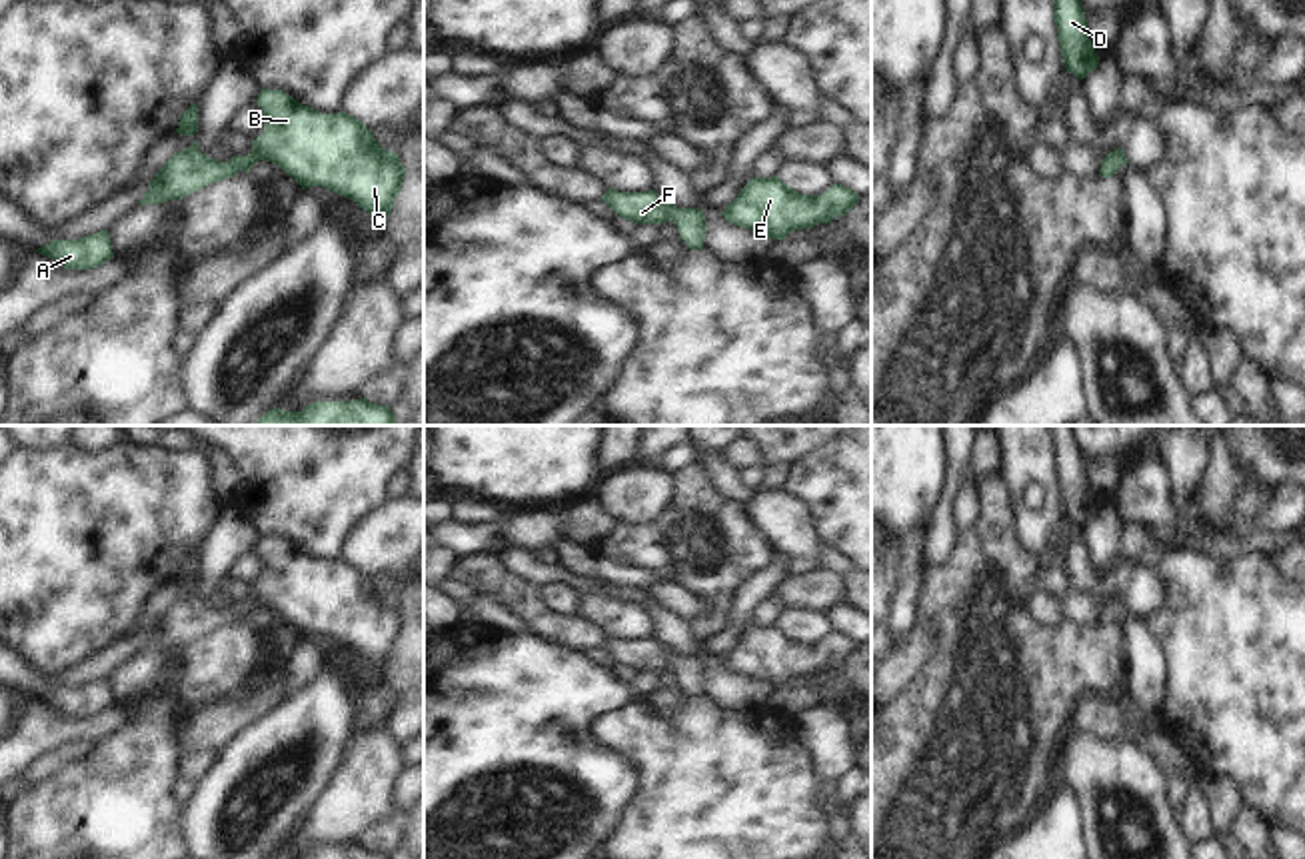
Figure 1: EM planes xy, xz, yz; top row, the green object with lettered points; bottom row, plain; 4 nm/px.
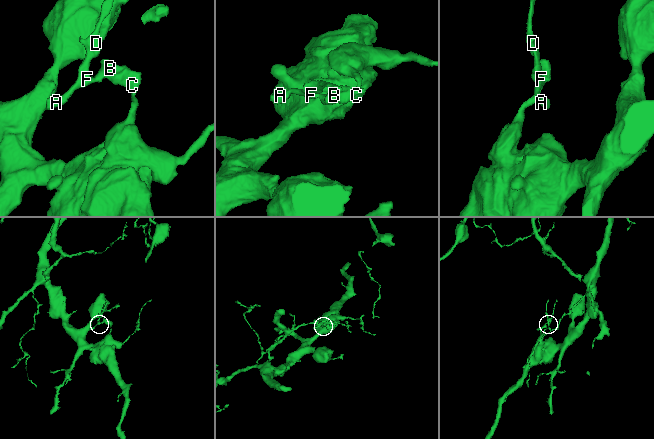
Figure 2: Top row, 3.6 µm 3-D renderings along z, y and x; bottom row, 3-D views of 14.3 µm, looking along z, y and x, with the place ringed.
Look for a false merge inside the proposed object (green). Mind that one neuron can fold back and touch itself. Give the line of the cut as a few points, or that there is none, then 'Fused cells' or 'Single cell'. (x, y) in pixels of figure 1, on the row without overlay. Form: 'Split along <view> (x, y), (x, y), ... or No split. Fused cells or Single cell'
No split. Single cell

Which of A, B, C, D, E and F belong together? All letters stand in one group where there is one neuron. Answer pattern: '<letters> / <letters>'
A B C D E F

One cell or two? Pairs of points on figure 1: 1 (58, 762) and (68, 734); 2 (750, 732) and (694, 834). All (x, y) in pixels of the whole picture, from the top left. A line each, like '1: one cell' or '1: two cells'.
1: two cells
2: one cell

